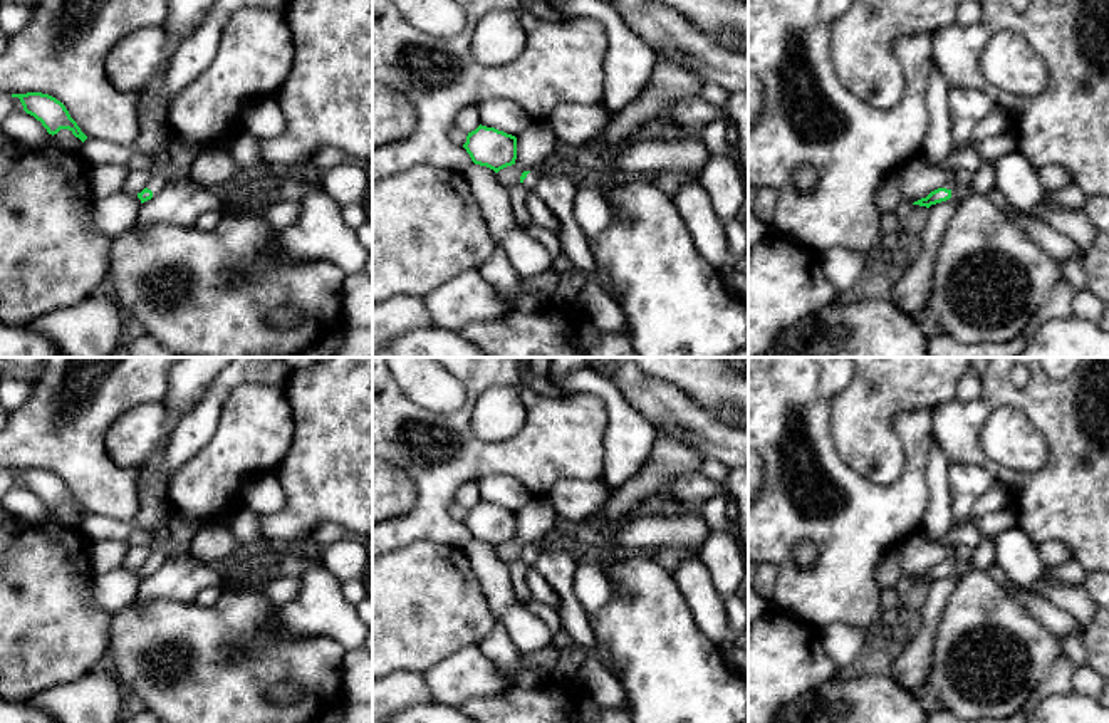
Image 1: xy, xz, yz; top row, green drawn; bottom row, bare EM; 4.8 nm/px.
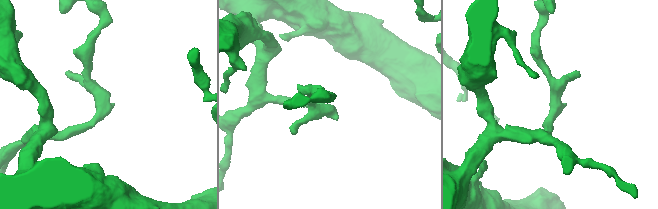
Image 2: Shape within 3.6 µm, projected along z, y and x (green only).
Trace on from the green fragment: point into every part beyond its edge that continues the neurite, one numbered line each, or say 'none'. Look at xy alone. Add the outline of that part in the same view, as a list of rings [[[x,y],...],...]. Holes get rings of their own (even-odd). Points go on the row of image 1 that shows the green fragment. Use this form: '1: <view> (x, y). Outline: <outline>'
1: xy (158, 180). Outline: [[[161,149],[153,159],[151,159],[151,179],[148,183],[148,190],[156,195],[164,185],[166,185],[166,176],[164,176],[164,166],[168,163],[168,149]]]

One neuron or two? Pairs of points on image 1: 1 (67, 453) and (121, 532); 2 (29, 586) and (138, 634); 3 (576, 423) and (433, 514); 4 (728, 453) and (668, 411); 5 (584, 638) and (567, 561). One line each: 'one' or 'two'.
1: two
2: two
3: one
4: one
5: one

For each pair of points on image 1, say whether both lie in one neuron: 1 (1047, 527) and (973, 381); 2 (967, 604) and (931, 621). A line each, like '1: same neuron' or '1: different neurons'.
1: different neurons
2: different neurons

